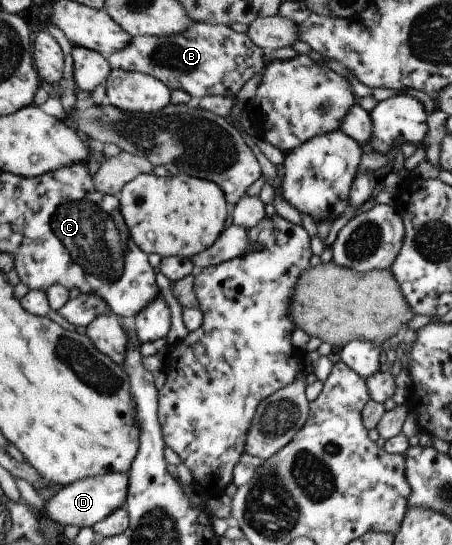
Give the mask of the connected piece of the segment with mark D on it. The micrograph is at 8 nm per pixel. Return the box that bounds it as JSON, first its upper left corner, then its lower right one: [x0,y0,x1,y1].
[42,473,128,528]

